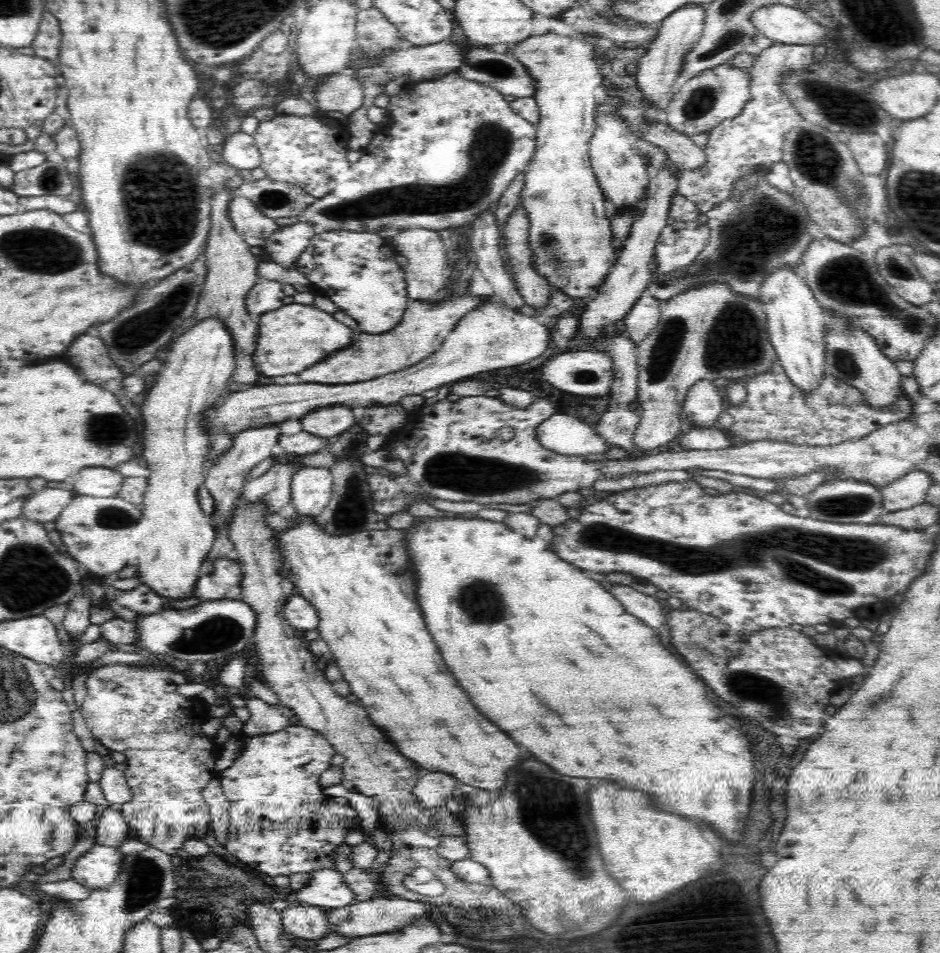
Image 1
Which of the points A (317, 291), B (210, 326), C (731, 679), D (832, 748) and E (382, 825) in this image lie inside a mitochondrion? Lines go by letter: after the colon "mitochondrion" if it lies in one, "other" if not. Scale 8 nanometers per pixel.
A: other
B: other
C: mitochondrion
D: mitochondrion
E: other

